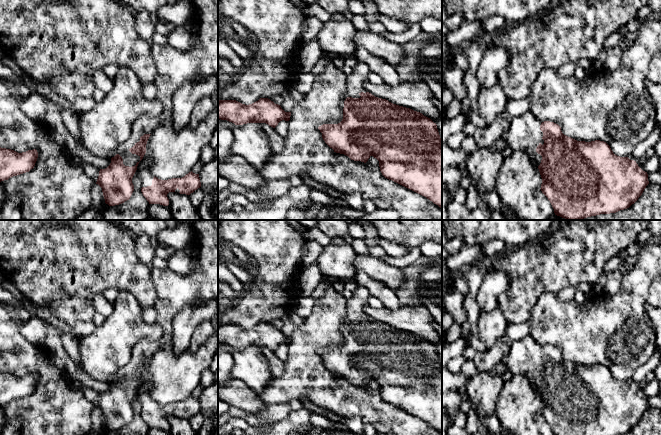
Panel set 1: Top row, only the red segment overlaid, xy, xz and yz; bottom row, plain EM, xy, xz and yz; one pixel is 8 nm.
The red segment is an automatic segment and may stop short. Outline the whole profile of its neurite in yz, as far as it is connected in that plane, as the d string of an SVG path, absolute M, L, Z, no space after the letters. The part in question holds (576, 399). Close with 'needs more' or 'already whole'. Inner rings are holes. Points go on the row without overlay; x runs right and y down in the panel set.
M531 335L511 342L505 362L513 375L521 374L533 381L542 402L540 413L554 435L624 434L649 408L647 396L636 385L615 379L606 366L577 365L564 359L558 348L539 345Z; needs more

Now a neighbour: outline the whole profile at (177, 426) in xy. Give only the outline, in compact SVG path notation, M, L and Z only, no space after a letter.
M169 416L167 421L170 435L197 435L197 432L191 427L189 419Z

